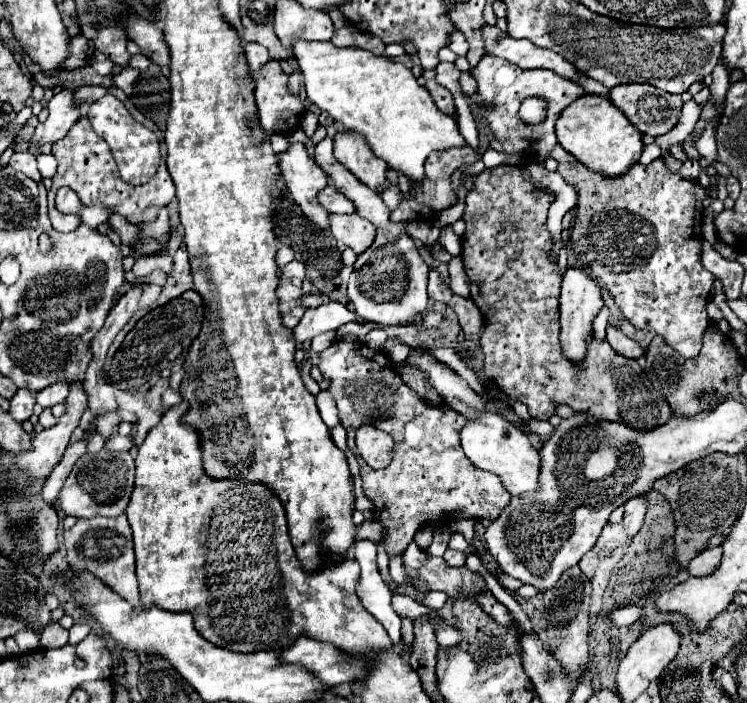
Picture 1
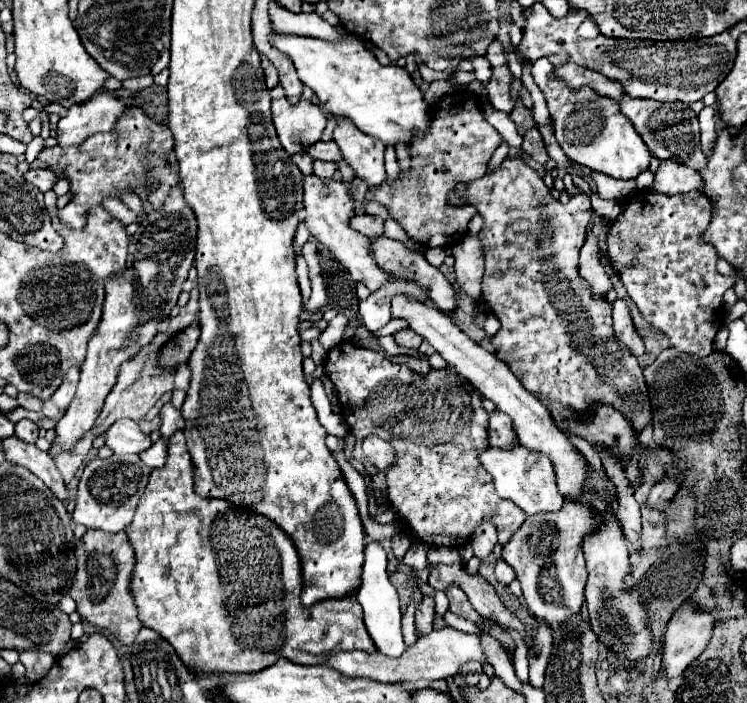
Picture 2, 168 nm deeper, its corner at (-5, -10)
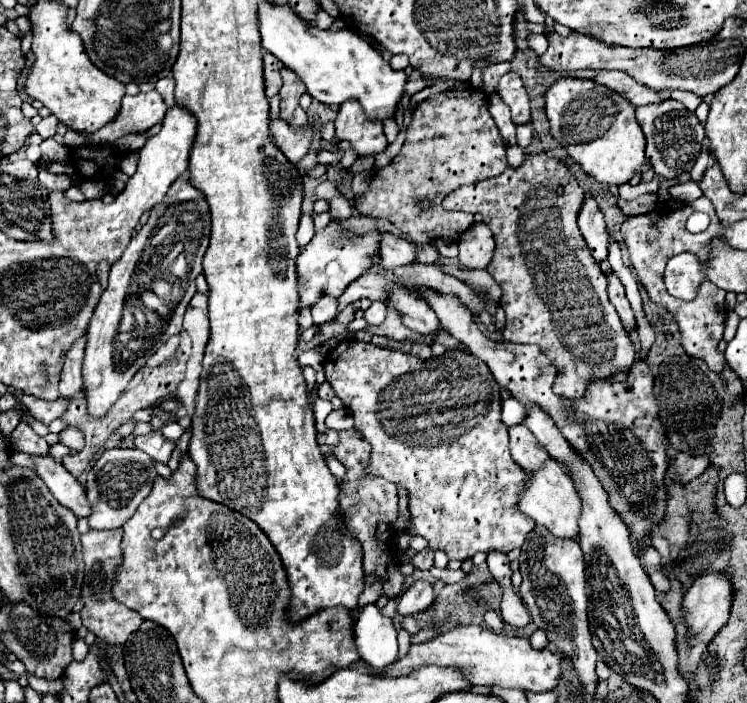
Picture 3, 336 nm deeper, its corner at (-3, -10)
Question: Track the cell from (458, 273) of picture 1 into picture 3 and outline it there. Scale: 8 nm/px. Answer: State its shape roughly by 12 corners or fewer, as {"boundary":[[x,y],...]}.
{"boundary":[[484,223],[460,235],[460,265],[486,269],[494,237]]}

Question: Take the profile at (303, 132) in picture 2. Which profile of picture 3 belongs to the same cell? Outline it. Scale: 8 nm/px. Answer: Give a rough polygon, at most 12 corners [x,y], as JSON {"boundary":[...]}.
{"boundary":[[282,119],[270,121],[274,145],[296,165],[310,149],[308,123],[294,135]]}

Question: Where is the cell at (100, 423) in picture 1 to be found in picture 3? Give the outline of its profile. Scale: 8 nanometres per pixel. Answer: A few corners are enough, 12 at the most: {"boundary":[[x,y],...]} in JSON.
{"boundary":[[160,431],[136,437],[136,447],[168,463],[176,443]]}

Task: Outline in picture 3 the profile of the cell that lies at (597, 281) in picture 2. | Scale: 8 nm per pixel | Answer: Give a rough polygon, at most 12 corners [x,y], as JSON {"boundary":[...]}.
{"boundary":[[592,191],[584,193],[578,227],[594,259],[608,257],[608,231]]}

